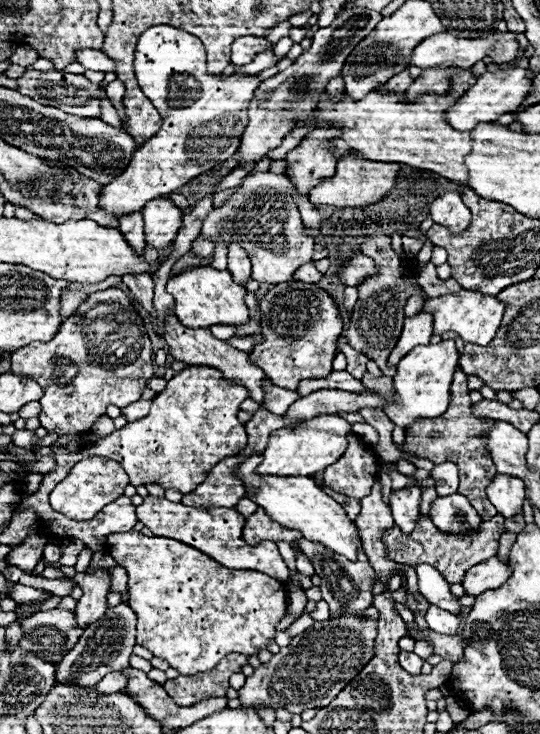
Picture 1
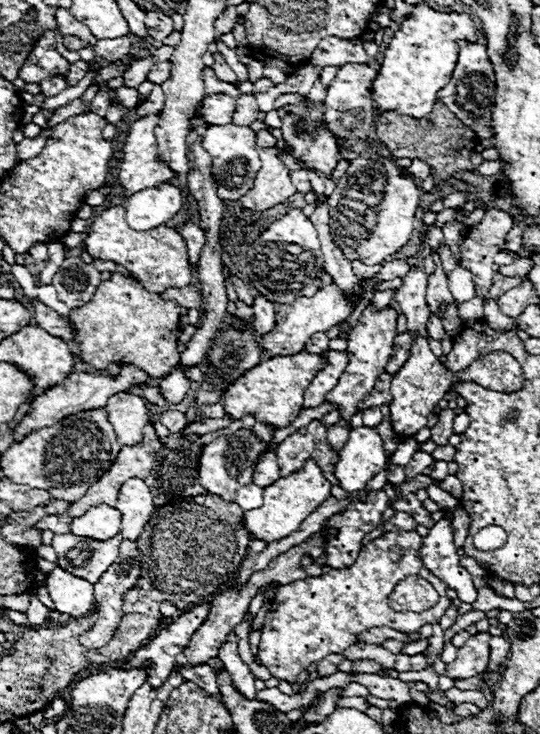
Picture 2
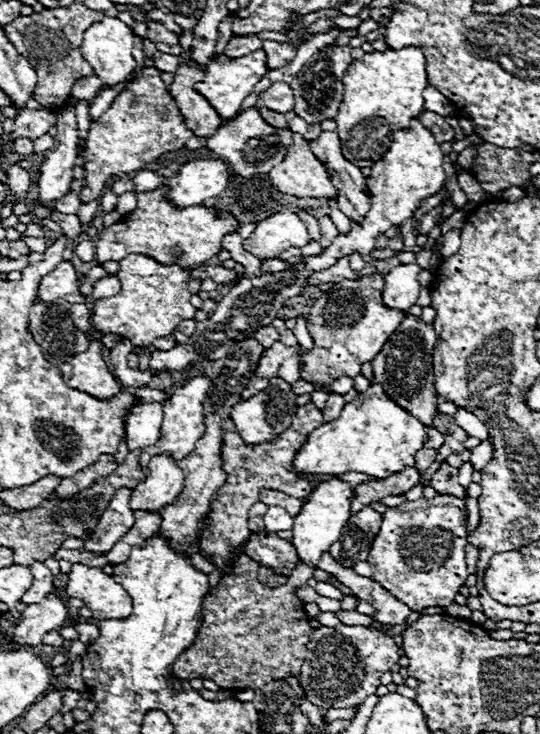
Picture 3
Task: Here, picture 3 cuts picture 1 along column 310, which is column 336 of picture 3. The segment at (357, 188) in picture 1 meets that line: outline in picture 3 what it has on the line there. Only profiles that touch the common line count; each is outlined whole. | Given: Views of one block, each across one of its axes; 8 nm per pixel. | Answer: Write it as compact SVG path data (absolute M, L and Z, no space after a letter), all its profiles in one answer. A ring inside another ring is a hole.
M292 136L292 144L286 148L284 162L270 170L272 184L298 198L332 198L338 200L338 192L324 164L312 154L308 142L300 136Z

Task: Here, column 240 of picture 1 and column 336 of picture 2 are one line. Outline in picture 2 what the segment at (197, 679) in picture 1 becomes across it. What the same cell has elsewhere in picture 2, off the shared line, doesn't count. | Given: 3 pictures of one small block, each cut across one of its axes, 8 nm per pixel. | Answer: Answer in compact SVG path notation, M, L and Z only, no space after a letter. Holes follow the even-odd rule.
M336 654L336 656L326 656L326 658L318 664L318 672L324 674L324 676L330 676L330 674L336 672L336 666L338 666L342 660L344 660L344 658L342 658L340 654Z

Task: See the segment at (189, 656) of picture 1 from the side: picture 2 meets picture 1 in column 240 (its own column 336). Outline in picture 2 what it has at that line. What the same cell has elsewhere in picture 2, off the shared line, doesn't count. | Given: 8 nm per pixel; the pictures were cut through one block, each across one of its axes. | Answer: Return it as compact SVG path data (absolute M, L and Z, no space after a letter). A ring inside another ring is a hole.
M416 530L386 532L360 550L360 556L352 568L330 570L330 574L322 574L318 578L308 576L278 588L262 626L258 646L262 666L266 666L274 678L296 684L300 670L308 668L310 664L318 664L328 654L342 654L348 646L356 644L356 636L368 628L388 626L392 630L412 634L424 624L440 622L444 612L450 608L450 598L446 596L448 586L424 568L422 560L418 558L420 546L422 536ZM412 574L428 580L440 594L440 600L434 604L434 608L424 612L396 612L388 608L388 596L394 586Z

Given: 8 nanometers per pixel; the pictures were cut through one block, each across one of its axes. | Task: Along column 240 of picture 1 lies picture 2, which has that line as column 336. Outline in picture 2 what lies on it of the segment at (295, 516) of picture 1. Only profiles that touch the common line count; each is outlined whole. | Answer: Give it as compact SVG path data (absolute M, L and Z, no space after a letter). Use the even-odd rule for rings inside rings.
M366 426L352 428L334 466L334 476L340 488L344 488L348 494L364 490L382 470L386 470L386 454L380 434Z

